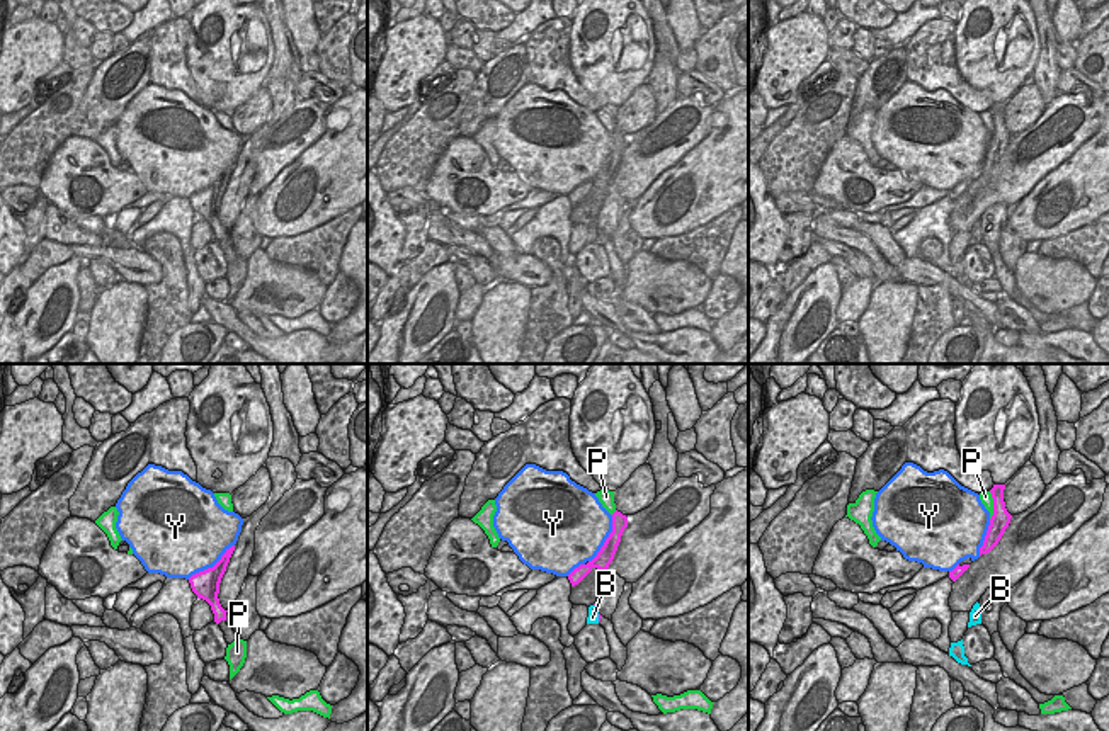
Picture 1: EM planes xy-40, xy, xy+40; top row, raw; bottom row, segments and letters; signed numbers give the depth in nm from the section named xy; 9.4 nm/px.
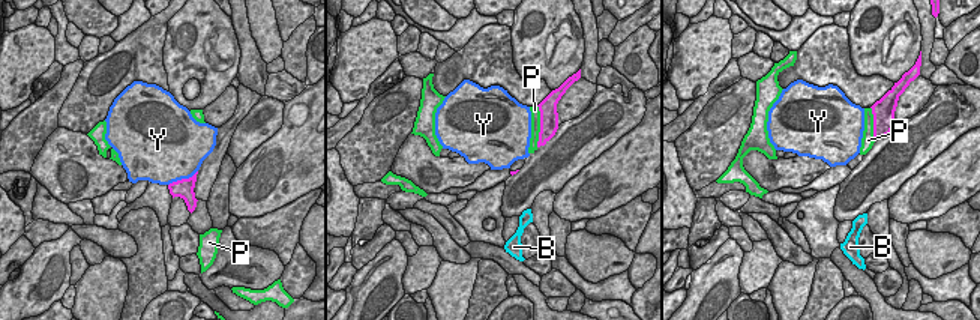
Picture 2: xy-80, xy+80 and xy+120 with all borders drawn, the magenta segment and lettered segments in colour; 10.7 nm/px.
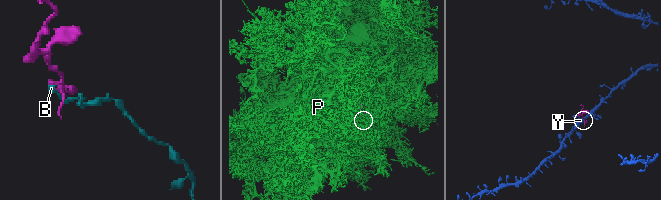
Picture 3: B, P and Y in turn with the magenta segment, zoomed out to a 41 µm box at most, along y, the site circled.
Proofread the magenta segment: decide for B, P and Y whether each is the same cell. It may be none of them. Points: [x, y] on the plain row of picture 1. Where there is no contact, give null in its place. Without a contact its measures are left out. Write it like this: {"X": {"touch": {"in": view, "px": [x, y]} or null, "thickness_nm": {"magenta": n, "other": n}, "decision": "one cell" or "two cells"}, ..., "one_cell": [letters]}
{"B": {"touch": {"in": "xy", "px": [599, 237]}, "thickness_nm": {"magenta": 30, "other": 100}, "decision": "one cell"}, "P": {"touch": {"in": "xy+40", "px": [994, 124]}, "thickness_nm": {"magenta": 190, "other": 120}, "decision": "two cells"}, "Y": {"touch": {"in": "xy-40", "px": [210, 187]}, "thickness_nm": {"magenta": 260, "other": 480}, "decision": "two cells"}, "one_cell": ["B"]}

